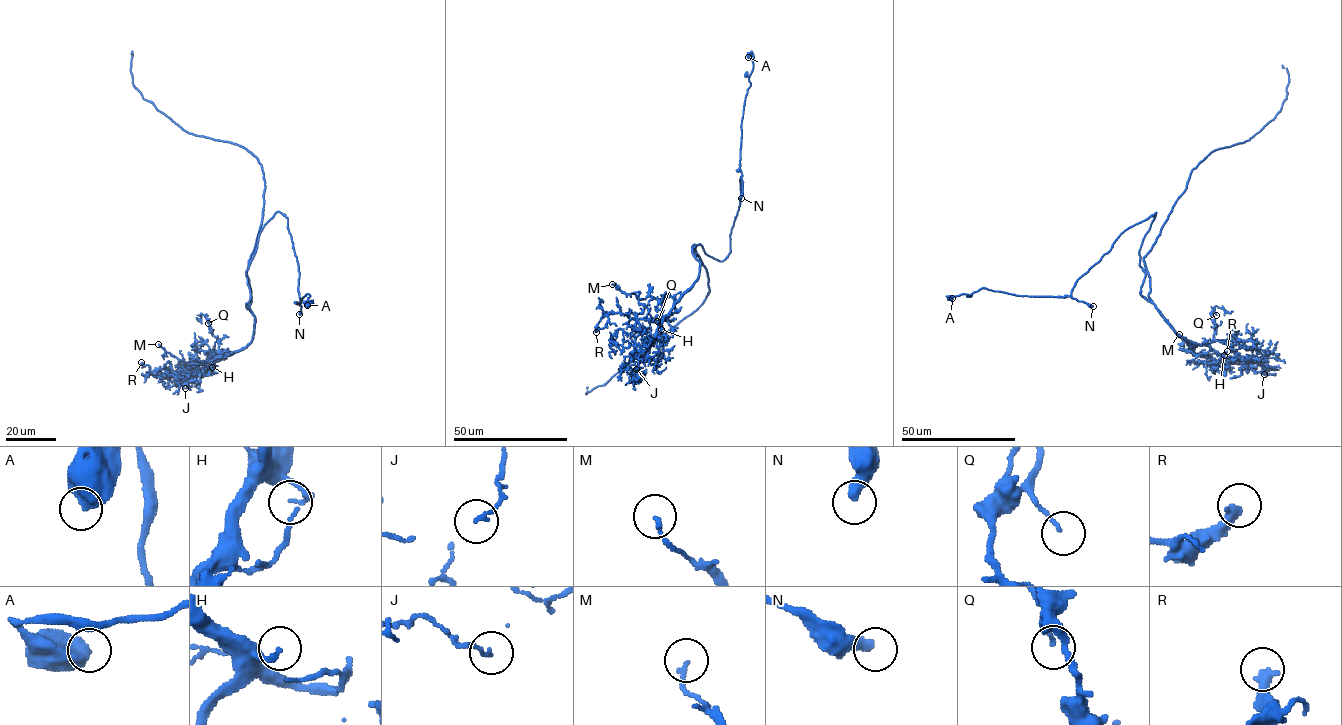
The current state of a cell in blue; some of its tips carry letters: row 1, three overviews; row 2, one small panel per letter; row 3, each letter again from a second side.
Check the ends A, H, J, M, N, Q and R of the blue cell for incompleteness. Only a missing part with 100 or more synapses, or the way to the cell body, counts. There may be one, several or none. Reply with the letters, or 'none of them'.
none of them

